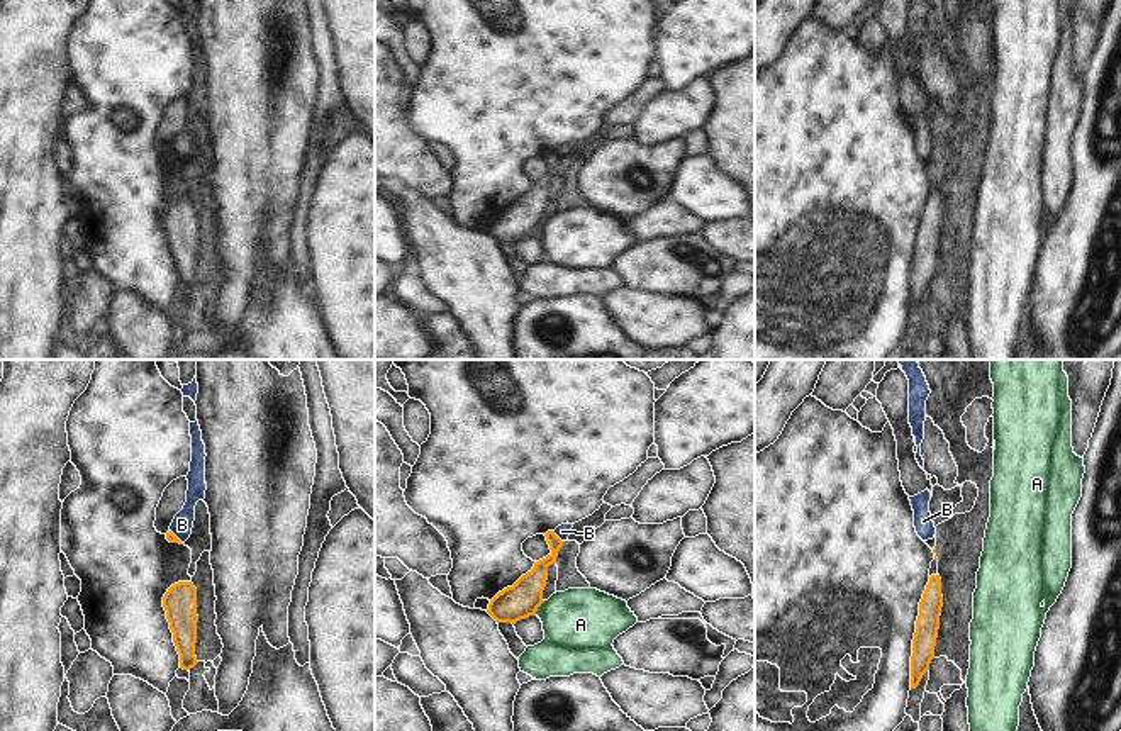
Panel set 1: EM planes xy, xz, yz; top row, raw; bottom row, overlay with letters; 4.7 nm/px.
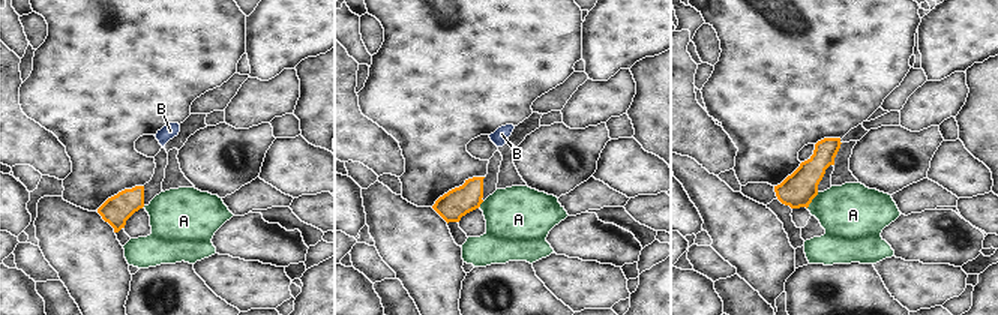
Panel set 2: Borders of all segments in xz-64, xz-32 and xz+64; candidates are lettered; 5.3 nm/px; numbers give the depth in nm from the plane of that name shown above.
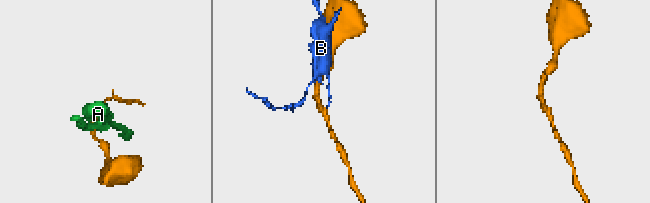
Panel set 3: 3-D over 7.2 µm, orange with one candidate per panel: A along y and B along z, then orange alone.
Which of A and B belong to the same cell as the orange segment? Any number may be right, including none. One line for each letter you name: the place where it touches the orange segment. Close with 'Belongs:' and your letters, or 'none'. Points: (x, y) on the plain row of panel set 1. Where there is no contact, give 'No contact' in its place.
Belongs: none

